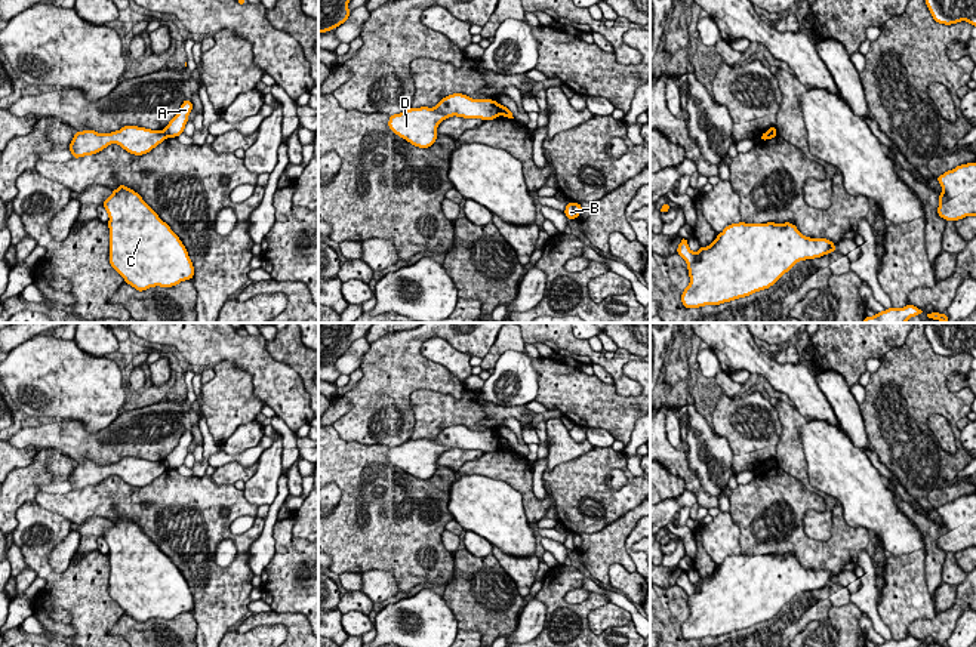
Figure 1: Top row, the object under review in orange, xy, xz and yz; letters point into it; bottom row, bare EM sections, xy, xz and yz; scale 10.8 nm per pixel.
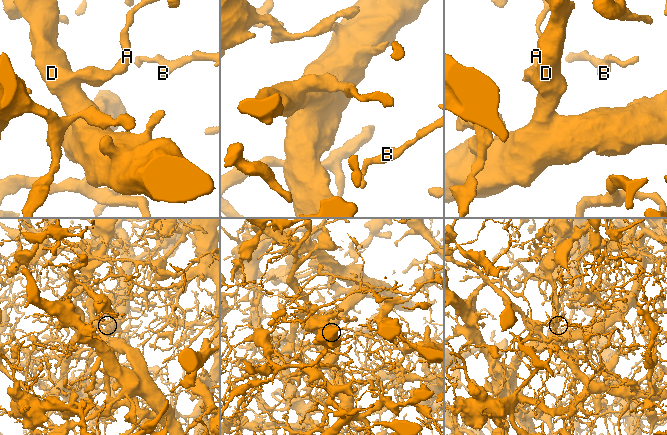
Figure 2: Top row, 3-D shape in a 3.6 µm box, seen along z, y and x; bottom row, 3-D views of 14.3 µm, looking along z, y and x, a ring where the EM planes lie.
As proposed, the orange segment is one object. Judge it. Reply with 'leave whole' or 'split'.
split

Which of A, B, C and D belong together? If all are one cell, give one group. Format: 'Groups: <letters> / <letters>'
Groups: A B / C D

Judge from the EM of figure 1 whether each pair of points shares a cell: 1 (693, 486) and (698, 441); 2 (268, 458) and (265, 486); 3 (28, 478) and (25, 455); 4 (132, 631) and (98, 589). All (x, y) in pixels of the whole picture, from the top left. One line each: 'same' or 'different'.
1: different
2: same
3: different
4: different

